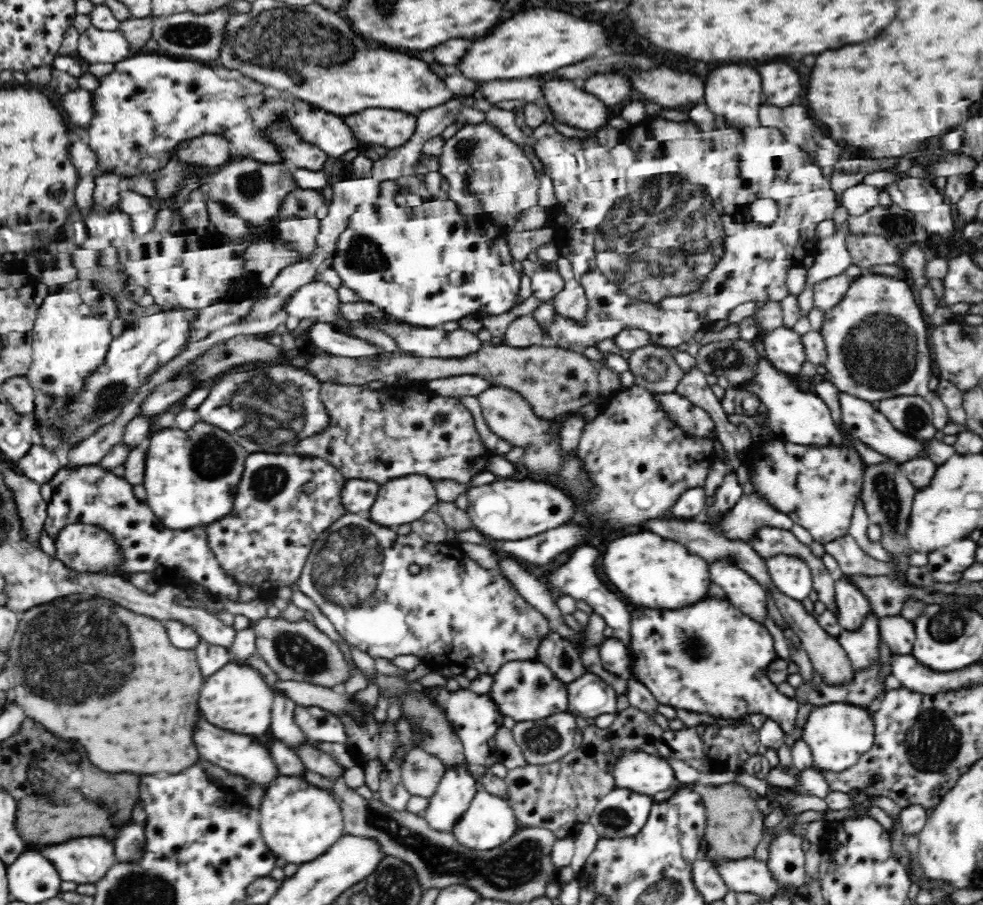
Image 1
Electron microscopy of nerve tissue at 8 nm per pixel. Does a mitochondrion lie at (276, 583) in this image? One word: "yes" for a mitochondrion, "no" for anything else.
no

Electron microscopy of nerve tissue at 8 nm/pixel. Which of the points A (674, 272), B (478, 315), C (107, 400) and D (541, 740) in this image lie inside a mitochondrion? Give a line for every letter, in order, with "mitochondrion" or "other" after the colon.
A: mitochondrion
B: other
C: mitochondrion
D: mitochondrion

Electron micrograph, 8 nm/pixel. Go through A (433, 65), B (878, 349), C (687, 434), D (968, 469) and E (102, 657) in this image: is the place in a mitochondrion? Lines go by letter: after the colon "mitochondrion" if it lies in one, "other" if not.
A: other
B: mitochondrion
C: other
D: other
E: mitochondrion

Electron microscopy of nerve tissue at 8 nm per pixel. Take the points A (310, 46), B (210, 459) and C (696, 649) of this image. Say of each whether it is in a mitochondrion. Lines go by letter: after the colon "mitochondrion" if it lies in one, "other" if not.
A: mitochondrion
B: mitochondrion
C: mitochondrion

